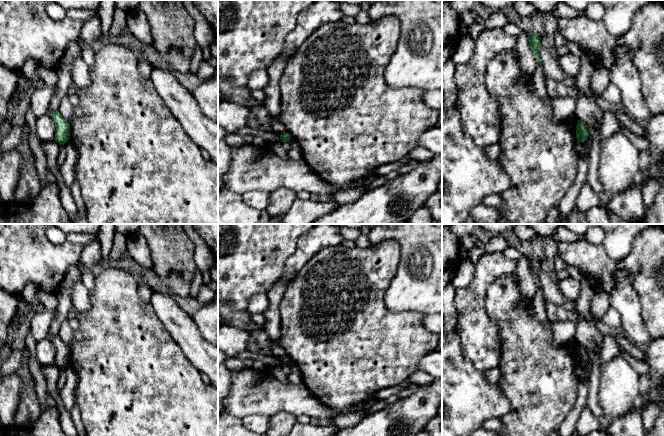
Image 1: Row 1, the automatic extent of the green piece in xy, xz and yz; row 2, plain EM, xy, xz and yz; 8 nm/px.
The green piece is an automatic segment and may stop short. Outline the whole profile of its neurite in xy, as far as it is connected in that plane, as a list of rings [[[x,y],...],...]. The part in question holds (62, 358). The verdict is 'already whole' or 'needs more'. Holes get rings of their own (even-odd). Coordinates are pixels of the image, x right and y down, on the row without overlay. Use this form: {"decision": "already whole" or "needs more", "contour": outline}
{"decision": "already whole", "contour": [[[59,334],[54,335],[50,340],[56,348],[54,364],[60,369],[65,368],[70,362],[70,348],[62,341]]]}

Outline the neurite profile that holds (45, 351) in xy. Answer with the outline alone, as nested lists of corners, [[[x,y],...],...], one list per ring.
[[[48,338],[37,341],[35,356],[38,362],[44,365],[52,365],[55,362],[56,348]]]

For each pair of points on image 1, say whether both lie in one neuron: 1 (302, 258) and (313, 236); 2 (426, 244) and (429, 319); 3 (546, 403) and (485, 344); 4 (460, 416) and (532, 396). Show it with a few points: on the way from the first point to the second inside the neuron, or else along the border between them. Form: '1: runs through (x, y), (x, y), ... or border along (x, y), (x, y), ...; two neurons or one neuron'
1: runs through (303, 253), (313, 241); one neuron
2: border along (425, 313), (431, 314); two neurons
3: border along (499, 336), (500, 362), (497, 366); two neurons
4: border along (496, 383), (510, 406), (500, 418); two neurons

